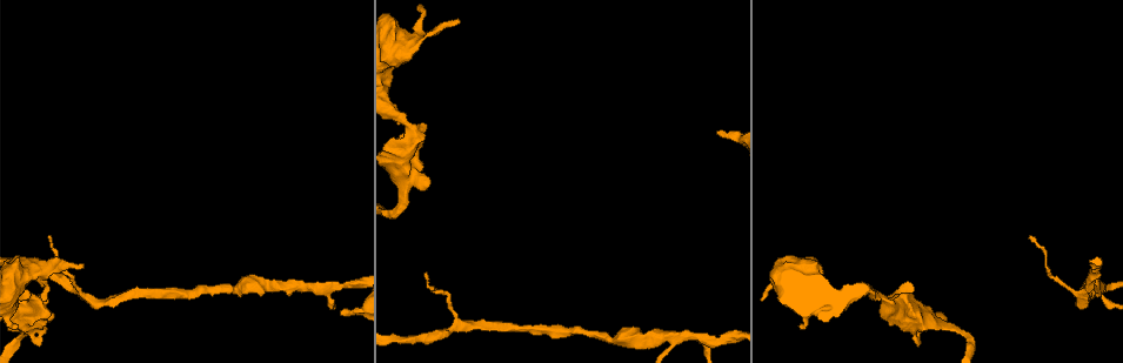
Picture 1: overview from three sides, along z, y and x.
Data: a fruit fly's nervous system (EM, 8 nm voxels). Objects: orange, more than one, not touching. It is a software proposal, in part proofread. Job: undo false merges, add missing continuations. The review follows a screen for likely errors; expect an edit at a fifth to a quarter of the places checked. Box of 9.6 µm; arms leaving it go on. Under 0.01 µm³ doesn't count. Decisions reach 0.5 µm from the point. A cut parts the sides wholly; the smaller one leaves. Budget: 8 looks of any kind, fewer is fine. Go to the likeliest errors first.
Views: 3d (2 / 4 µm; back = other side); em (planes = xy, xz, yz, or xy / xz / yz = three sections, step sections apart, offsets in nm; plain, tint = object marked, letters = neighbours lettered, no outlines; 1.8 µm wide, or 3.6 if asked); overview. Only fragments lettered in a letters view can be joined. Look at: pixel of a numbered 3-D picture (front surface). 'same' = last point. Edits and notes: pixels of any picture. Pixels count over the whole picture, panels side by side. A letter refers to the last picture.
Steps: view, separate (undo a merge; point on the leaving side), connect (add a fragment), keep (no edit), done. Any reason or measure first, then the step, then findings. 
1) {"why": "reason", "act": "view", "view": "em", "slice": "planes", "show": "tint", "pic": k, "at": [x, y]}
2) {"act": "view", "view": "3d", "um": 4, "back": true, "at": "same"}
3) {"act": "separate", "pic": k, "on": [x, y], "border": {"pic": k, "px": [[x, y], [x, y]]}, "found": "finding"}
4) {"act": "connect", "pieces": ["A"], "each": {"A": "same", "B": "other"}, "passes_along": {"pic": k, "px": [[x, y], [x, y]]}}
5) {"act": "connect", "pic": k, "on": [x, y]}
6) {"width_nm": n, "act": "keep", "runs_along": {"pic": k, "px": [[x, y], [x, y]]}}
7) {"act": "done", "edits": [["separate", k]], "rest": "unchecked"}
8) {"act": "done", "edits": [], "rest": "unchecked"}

{"why": "end of a long branch", "act": "view", "view": "em", "slice": "planes", "show": "plain", "pic": 1, "at": [718, 130]}

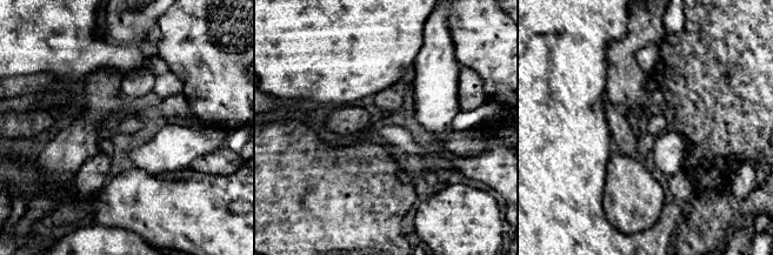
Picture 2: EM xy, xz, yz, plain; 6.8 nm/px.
{"why": "what lies round it", "act": "view", "view": "em", "slice": "planes", "show": "letters", "at": "same"}

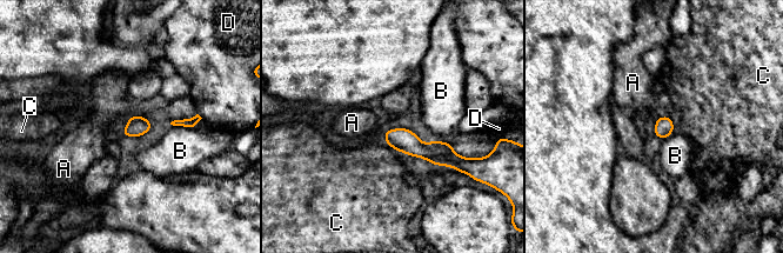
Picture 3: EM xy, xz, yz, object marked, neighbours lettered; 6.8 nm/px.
{"act": "keep", "each": {"A": "other", "B": "other", "C": "other", "D": "other"}, "runs_along": {"pic": 3, "px": [[388, 133], [456, 160]]}, "found": "none of them fits"}

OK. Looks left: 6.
{"why": "three arms meet", "act": "view", "view": "3d", "um": 4, "pic": 1, "at": [295, 286]}

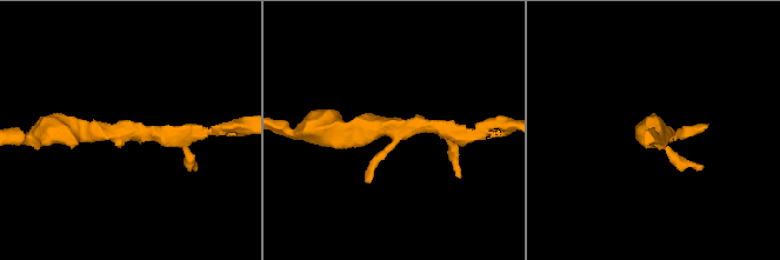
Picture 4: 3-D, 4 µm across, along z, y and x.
{"arms": 3, "why": "now the EM", "act": "view", "view": "em", "slice": "planes", "show": "letters", "pic": 4, "at": [389, 127]}

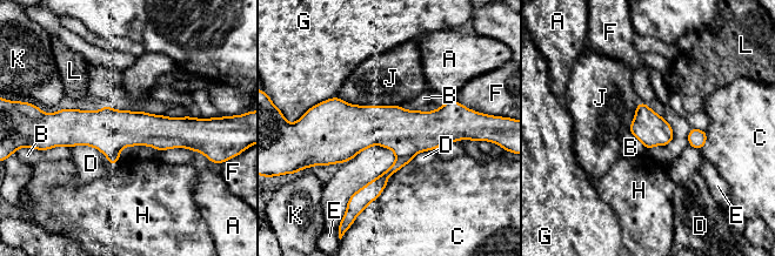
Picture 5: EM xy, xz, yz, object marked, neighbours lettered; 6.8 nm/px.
{"act": "keep", "each": {"A": "other", "B": "other", "C": "other", "D": "other", "E": "other", "F": "other", "G": "other", "H": "other", "J": "other", "K": "other", "L": "other"}, "found": "continuous, no second neuron"}

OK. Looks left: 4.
{"why": "thin end", "act": "view", "view": "em", "slice": "xy", "step": 4, "show": "letters", "pic": 1, "at": [82, 263]}

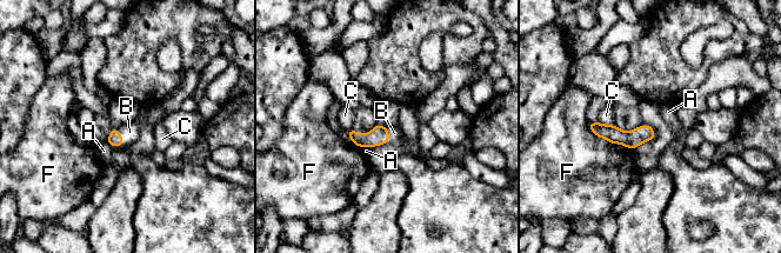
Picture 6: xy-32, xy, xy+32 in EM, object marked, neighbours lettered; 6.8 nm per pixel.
{"act": "connect", "pieces": ["B"], "each": {"A": "other", "B": "same", "C": "other", "F": "other"}, "passes_along": {"pic": 6, "px": [[115, 139], [121, 137], [129, 132]]}, "found": "it goes on there"}

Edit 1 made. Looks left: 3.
{"act": "done", "edits": [["connect", 6]], "rest": "unchecked"}

